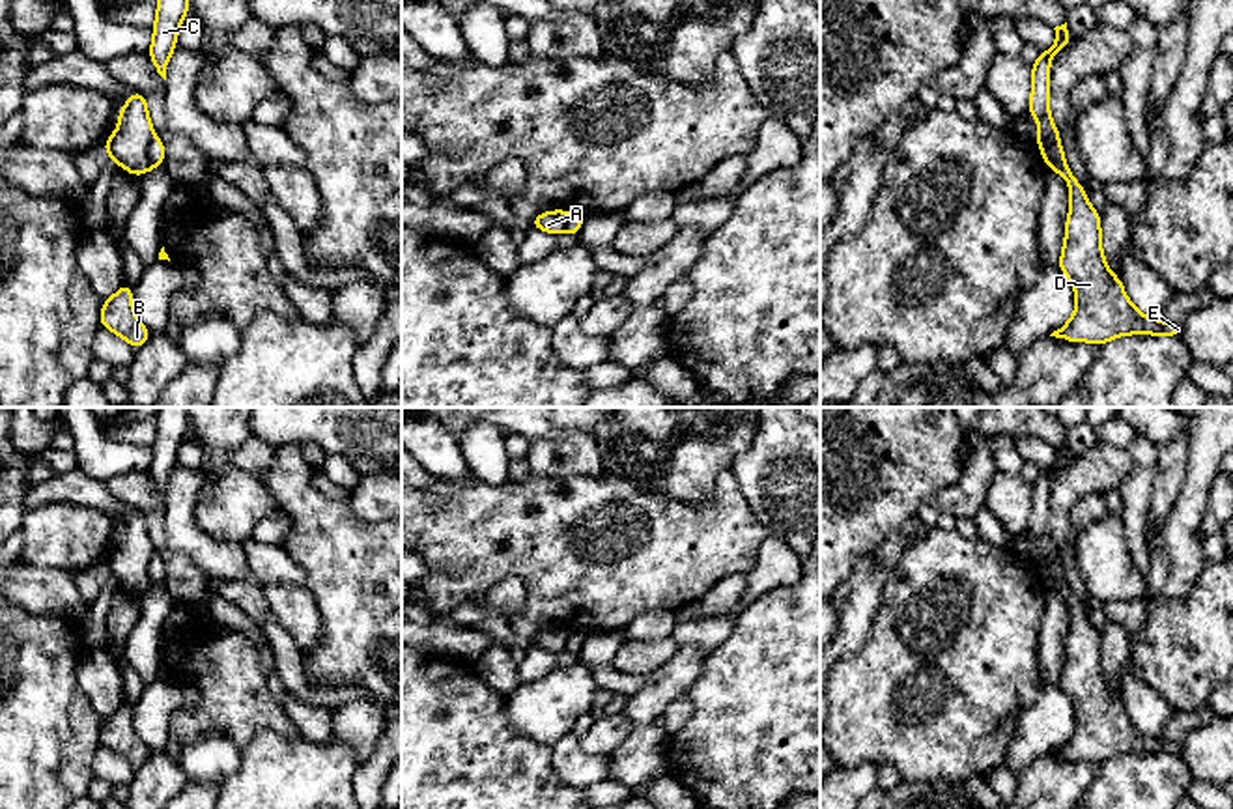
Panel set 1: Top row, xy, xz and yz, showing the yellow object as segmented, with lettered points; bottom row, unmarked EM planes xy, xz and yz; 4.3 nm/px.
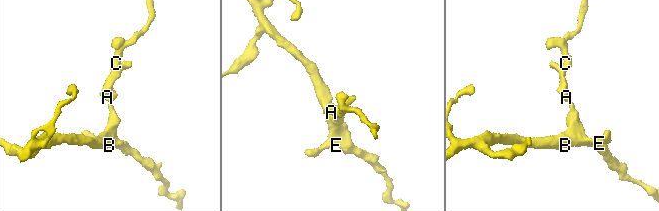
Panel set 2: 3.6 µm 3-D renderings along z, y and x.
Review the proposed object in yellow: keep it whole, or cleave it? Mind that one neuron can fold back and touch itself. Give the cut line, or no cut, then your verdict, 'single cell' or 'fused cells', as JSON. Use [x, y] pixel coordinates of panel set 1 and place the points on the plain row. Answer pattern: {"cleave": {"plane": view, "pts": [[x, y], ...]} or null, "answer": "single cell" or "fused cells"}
{"cleave": {"plane": "yz", "pts": [[1058, 557], [1045, 563], [1054, 587]]}, "answer": "fused cells"}

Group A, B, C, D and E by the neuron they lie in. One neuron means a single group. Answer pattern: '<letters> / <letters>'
A C / B D E

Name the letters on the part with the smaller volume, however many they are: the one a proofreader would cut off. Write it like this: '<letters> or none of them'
B, D, E

